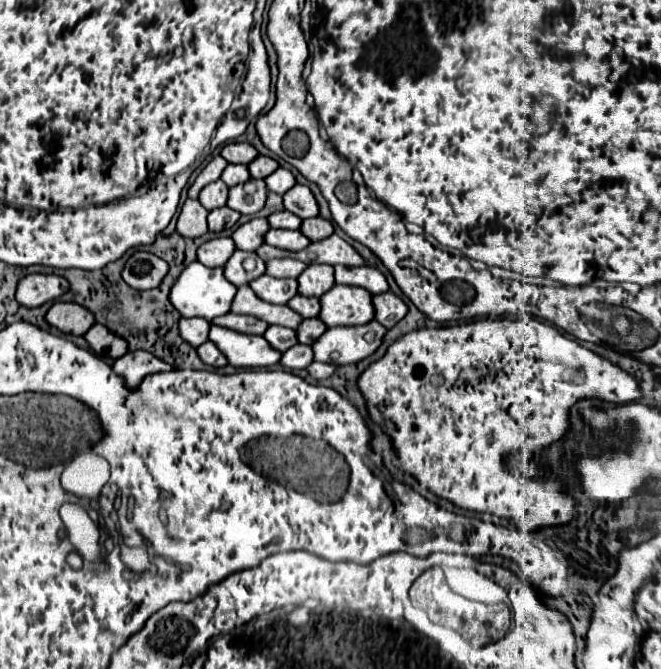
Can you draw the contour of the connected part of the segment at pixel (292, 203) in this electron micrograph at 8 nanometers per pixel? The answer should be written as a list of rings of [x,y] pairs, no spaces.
[[[293,186],[287,194],[283,194],[283,204],[285,204],[285,210],[297,214],[299,218],[313,218],[319,214],[319,206],[317,206],[317,200],[315,196],[311,194],[311,190],[307,186]]]

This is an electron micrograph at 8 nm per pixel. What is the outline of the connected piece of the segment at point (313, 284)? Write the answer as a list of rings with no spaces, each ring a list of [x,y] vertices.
[[[309,264],[303,274],[297,278],[299,282],[299,288],[297,292],[301,296],[323,296],[333,284],[335,284],[335,278],[333,278],[333,266],[327,266],[327,264]]]

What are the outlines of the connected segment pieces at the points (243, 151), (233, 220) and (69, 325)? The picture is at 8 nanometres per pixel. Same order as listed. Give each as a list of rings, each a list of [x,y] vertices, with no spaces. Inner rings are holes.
[[[233,142],[233,144],[223,146],[221,156],[223,156],[227,162],[231,162],[231,164],[249,164],[249,162],[251,162],[255,156],[259,156],[259,154],[257,154],[257,150],[255,150],[251,144],[247,144],[247,142]]]
[[[227,206],[215,208],[209,212],[209,230],[211,232],[223,232],[227,228],[233,228],[239,220],[239,214]]]
[[[55,302],[45,318],[51,326],[61,330],[63,334],[75,336],[83,336],[95,324],[93,314],[75,302]]]

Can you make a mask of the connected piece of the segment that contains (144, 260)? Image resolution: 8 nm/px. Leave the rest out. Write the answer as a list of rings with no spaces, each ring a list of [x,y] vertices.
[[[135,252],[121,272],[123,280],[135,290],[151,290],[157,288],[167,274],[169,266],[161,258],[151,252]]]

